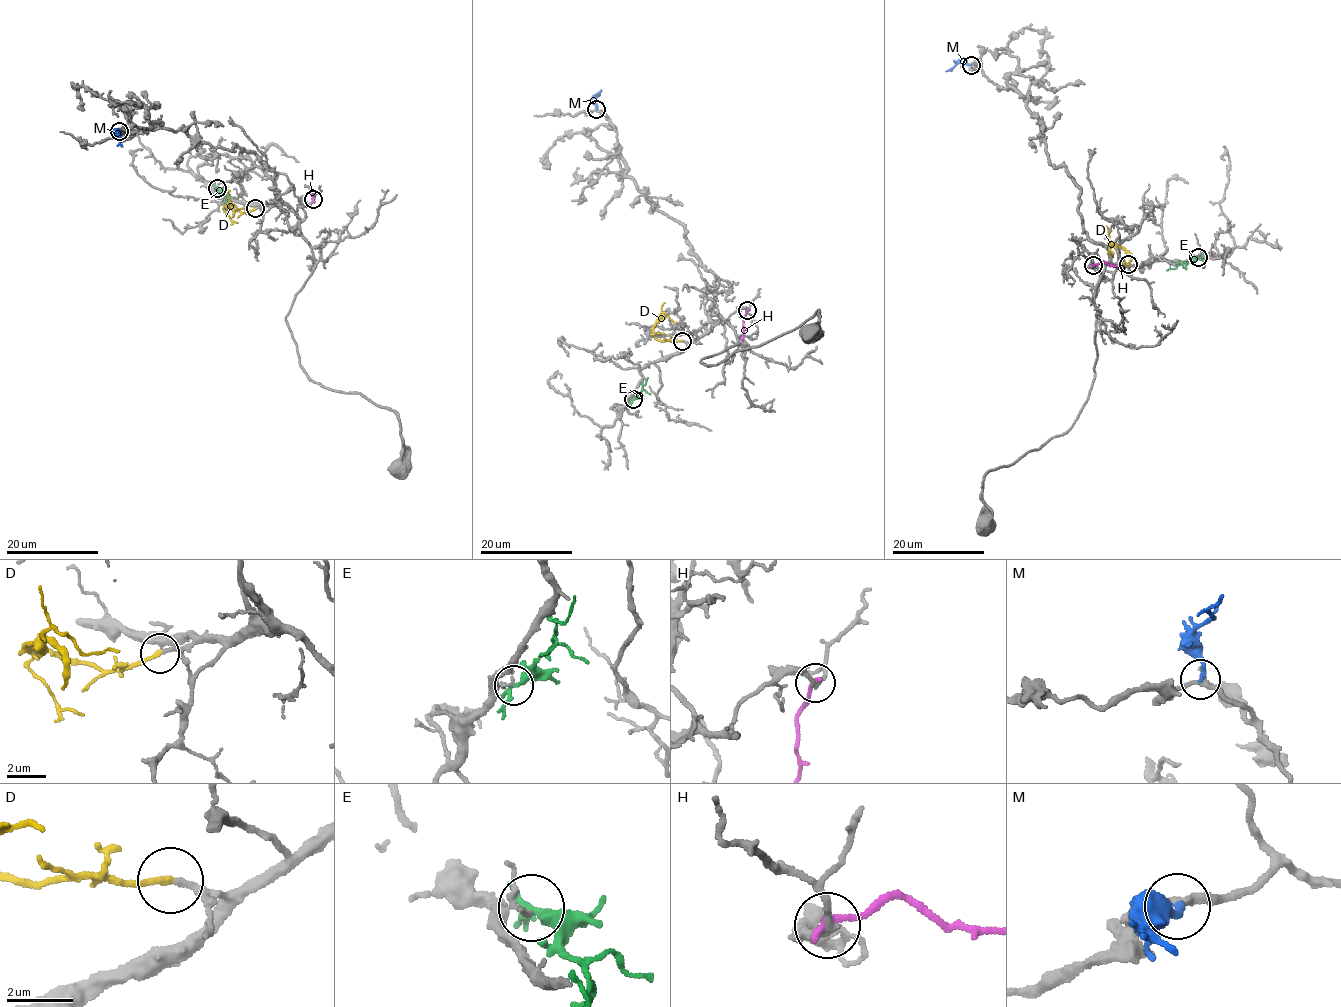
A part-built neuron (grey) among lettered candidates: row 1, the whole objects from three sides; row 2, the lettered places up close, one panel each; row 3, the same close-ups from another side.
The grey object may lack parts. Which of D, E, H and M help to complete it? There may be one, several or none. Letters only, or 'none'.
D

